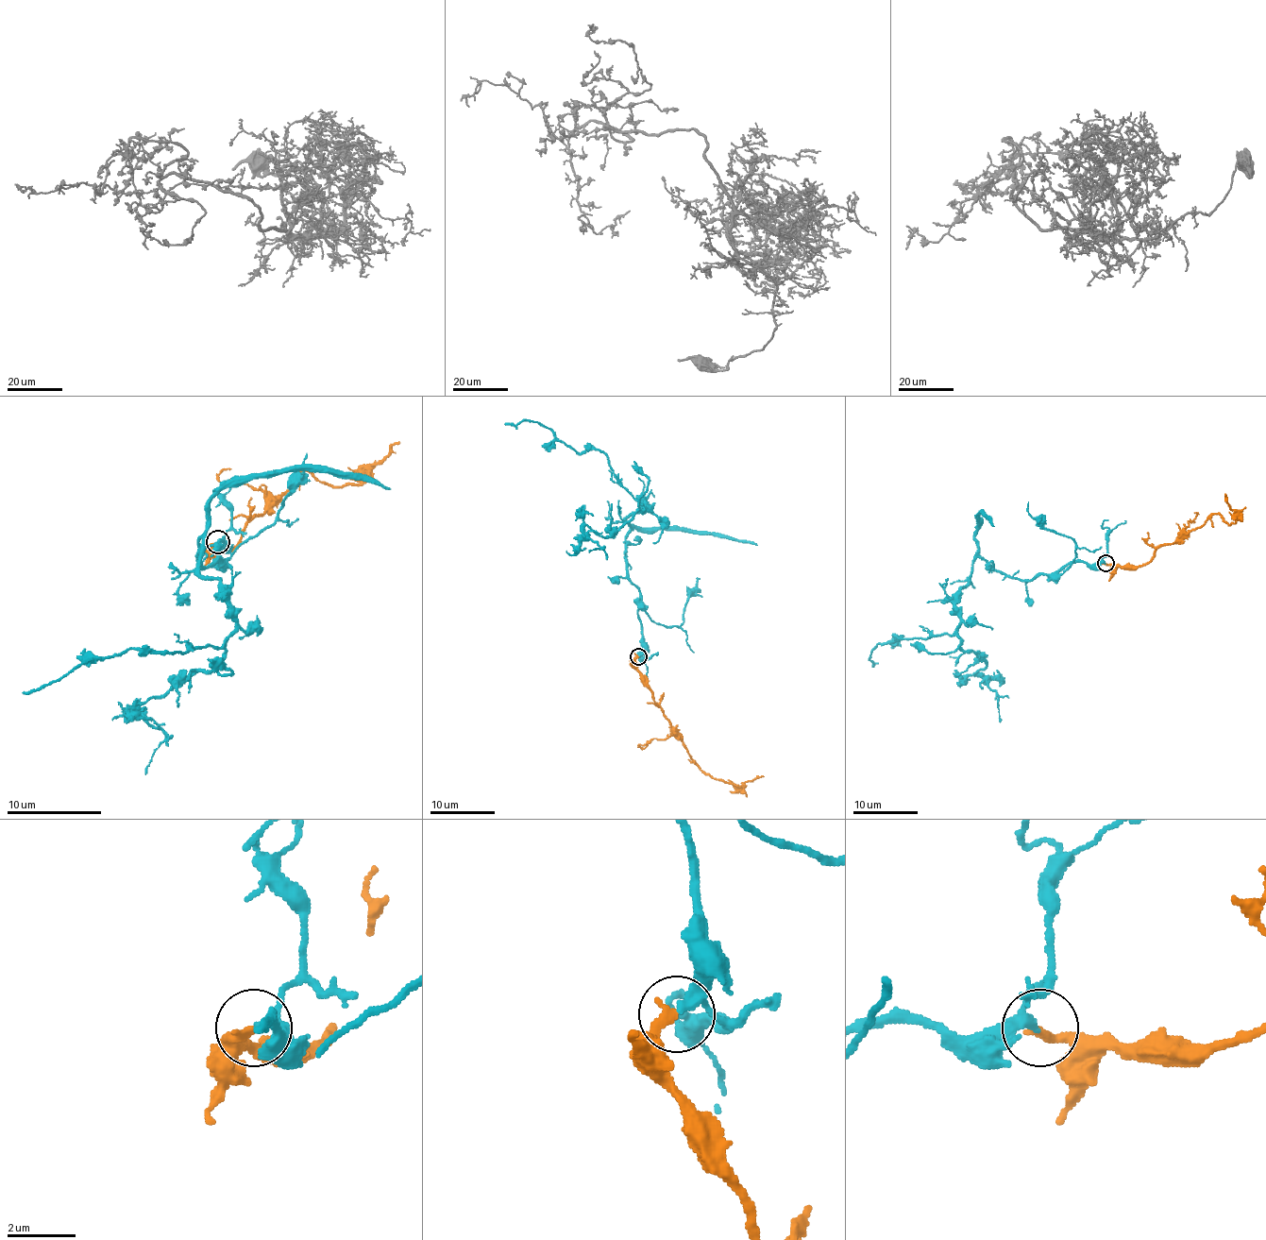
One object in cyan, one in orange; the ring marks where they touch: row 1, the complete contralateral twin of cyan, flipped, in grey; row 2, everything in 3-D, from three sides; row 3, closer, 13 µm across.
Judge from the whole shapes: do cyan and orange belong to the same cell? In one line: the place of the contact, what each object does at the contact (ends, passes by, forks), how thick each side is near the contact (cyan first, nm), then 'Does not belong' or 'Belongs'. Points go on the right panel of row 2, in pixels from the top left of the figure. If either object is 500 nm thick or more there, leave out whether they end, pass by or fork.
Place: (1105, 563). At the ring cyan passes by. At the ring orange ends. Thickness 240 nm (cyan) against 280 nm. Belongs

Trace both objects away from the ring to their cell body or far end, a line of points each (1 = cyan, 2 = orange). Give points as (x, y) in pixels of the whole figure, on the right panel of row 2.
1: (1104, 562), (1070, 562), (1020, 580), (977, 557), (952, 636), (878, 643), (873, 665)
2: (1105, 562), (1146, 564), (1157, 548), (1182, 539), (1214, 514), (1229, 525), (1236, 521), (1236, 514), (1224, 494)

